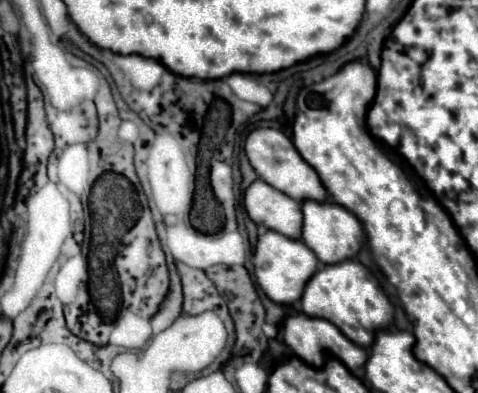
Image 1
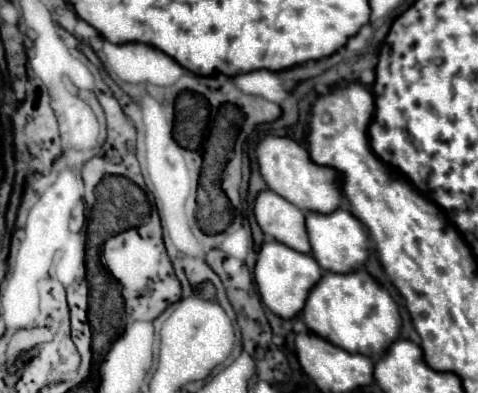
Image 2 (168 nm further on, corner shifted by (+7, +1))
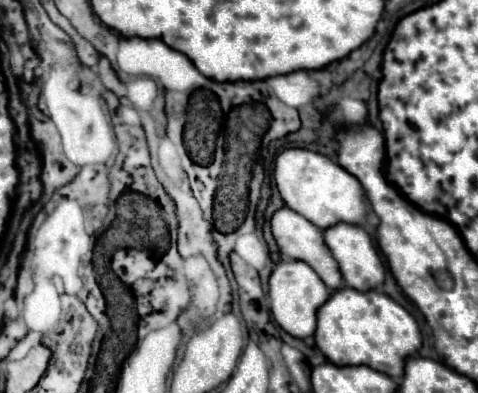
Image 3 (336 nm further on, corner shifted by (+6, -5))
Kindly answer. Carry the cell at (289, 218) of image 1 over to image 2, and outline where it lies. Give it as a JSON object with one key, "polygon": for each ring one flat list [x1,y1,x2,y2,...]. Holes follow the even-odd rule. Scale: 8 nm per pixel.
{"polygon":[[265,190,257,196,255,218,267,236,301,254,309,254,309,240,305,240,305,214,291,202]]}

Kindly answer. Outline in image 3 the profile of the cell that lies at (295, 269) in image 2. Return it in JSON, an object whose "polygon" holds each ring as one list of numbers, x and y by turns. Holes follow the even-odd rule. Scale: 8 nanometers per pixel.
{"polygon":[[280,260,268,280,268,298,274,320,296,338,308,338,314,334,314,310,330,298,330,290,320,280,320,276,300,260]]}

